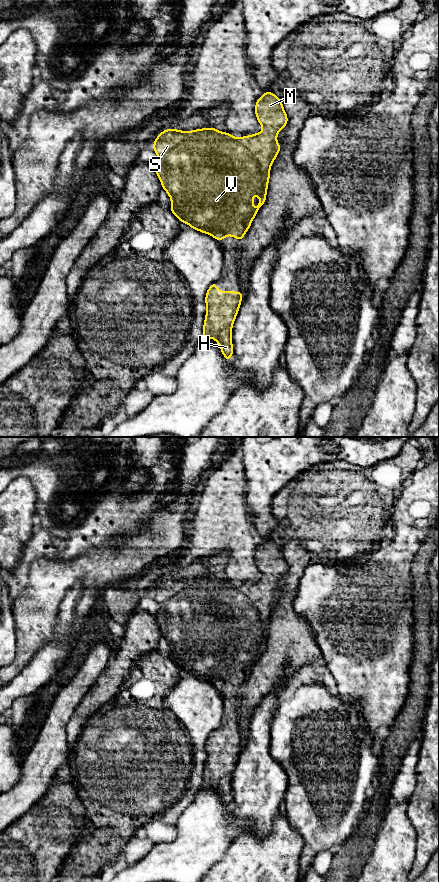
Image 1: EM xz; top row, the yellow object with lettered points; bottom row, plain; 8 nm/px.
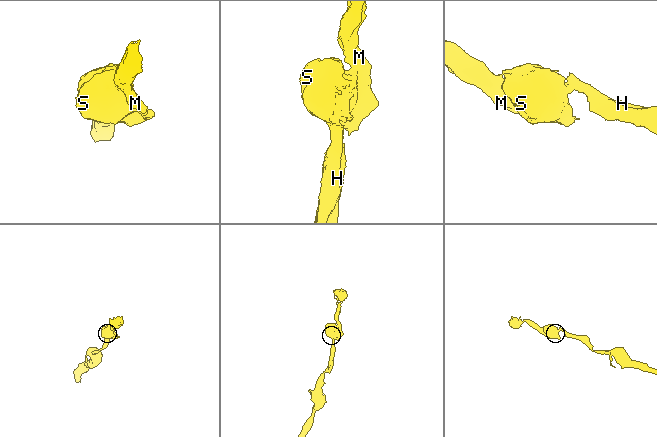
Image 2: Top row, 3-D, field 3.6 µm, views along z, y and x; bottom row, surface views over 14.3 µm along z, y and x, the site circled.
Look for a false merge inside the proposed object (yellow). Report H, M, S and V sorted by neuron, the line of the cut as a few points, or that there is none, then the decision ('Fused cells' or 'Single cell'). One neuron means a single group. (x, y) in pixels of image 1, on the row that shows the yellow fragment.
Groups: H M S V. No split. Single cell

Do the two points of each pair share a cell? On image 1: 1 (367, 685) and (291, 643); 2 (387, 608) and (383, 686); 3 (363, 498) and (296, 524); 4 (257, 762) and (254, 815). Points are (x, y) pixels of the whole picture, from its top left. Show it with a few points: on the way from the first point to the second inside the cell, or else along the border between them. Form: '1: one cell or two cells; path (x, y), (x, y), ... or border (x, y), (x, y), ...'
1: two cells; border (315, 641), (326, 663)
2: one cell; path (383, 627), (383, 667)
3: one cell; path (346, 508), (328, 516), (313, 518)
4: one cell; path (257, 775), (256, 802)

